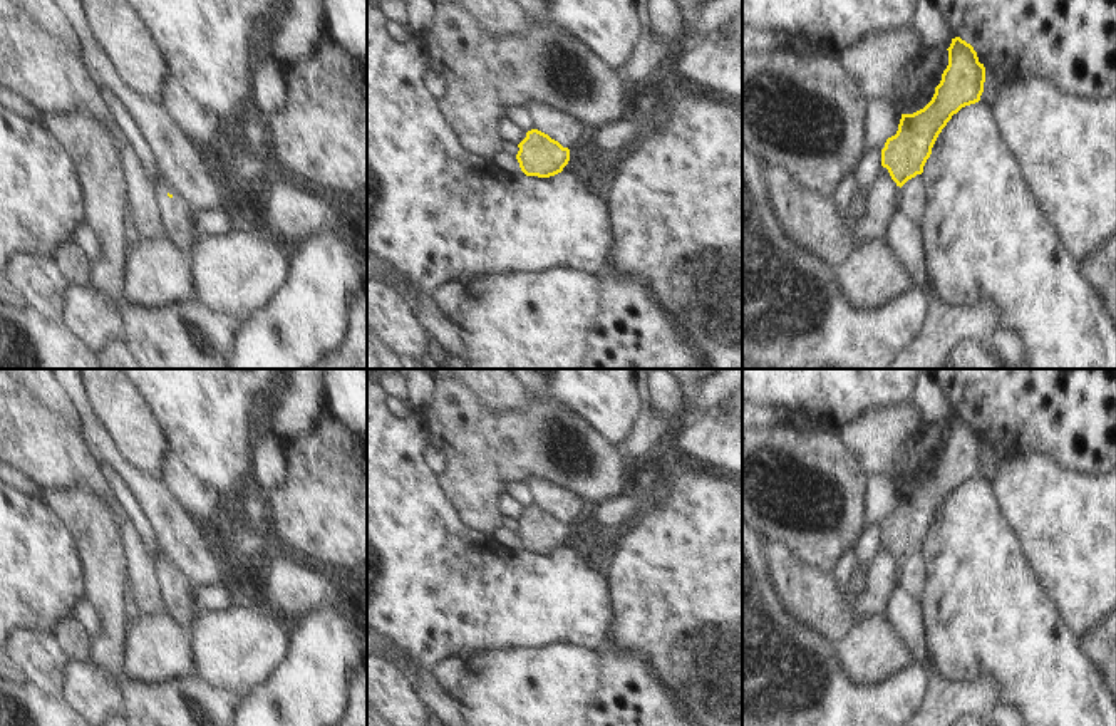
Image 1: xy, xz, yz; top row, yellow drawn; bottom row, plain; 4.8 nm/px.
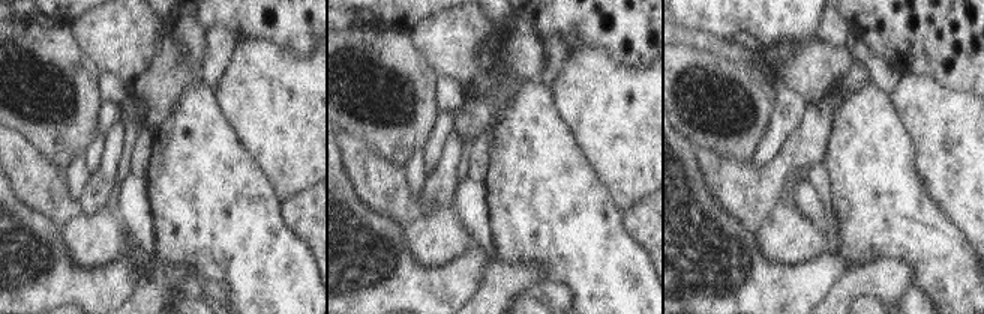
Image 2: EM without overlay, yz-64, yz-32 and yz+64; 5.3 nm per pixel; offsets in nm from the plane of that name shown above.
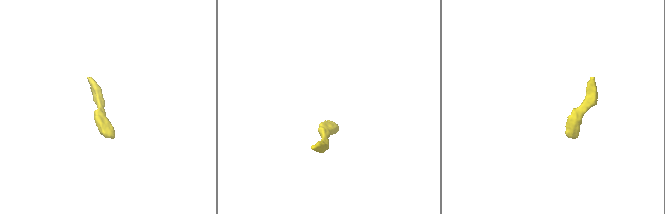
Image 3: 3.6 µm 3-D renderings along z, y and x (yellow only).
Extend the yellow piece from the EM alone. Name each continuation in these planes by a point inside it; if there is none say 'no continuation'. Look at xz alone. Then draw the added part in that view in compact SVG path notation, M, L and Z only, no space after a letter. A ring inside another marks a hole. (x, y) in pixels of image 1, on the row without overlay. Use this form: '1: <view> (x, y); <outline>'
no continuation

